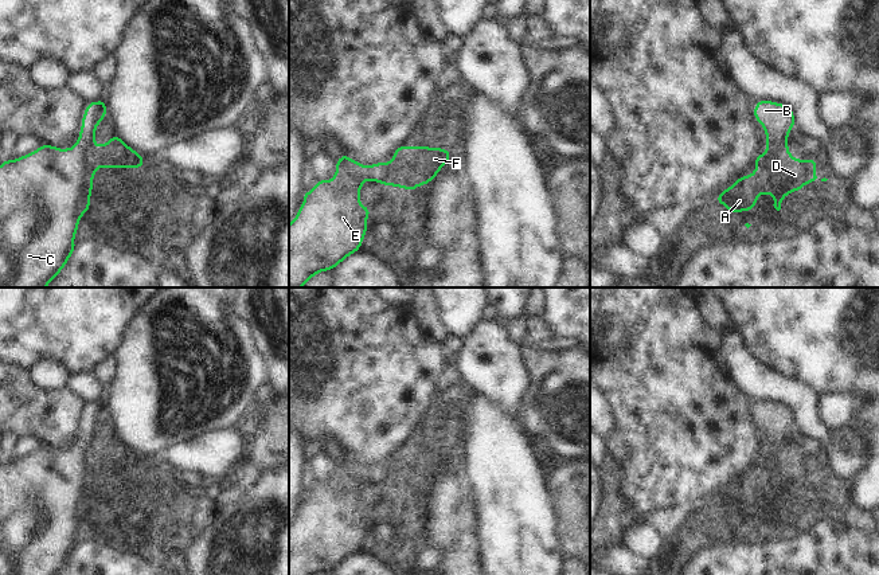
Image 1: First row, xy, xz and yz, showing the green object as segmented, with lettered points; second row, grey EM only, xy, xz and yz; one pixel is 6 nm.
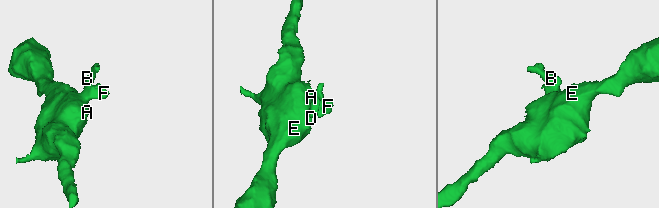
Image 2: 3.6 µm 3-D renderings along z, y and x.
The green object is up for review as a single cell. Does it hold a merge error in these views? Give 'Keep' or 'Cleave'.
Cleave.

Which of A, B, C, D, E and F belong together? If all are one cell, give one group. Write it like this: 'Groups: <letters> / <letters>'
Groups: A B C D E / F.

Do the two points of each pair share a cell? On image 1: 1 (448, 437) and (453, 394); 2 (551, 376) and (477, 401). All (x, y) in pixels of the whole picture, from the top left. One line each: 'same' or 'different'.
1: different
2: different

